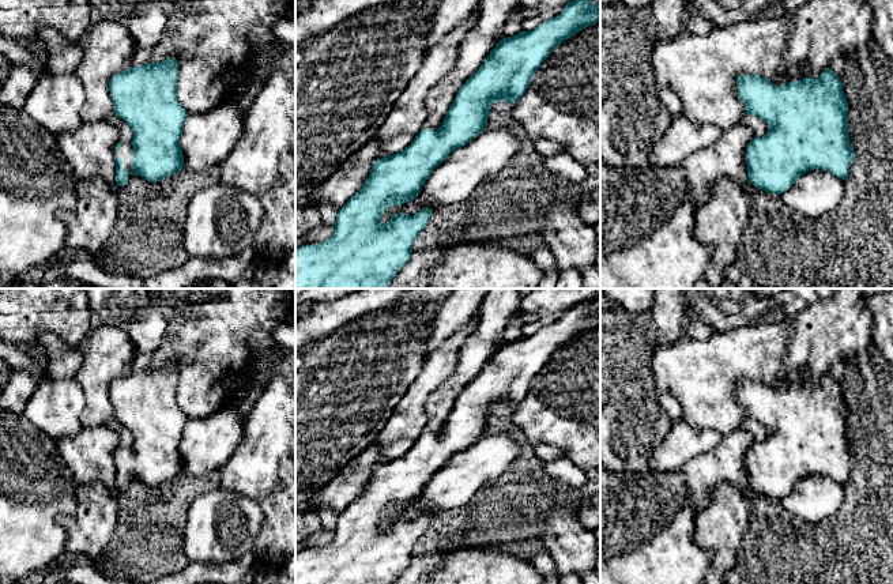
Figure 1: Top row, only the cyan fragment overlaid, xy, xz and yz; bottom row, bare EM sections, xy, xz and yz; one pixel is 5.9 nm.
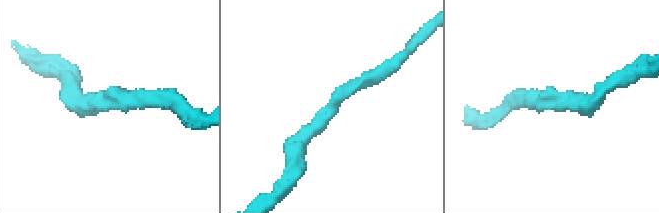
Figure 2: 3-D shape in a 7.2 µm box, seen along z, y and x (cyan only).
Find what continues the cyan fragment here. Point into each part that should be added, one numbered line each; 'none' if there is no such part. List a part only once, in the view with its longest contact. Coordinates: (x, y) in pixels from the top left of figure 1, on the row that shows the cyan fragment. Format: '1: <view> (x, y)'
1: xz (486, 33)

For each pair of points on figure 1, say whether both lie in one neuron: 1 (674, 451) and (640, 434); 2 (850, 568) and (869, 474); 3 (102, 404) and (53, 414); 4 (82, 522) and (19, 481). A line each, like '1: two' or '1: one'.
1: two
2: one
3: two
4: two

